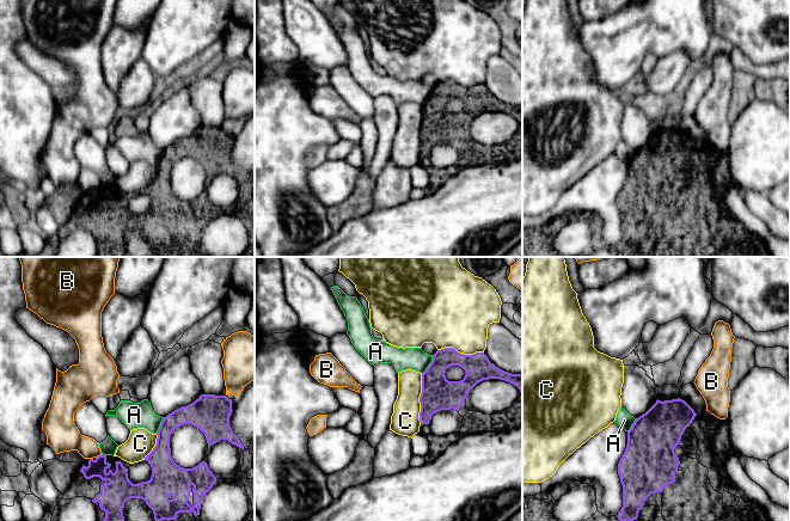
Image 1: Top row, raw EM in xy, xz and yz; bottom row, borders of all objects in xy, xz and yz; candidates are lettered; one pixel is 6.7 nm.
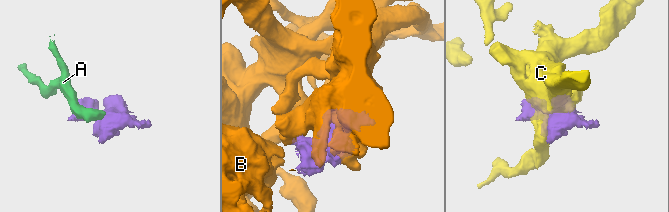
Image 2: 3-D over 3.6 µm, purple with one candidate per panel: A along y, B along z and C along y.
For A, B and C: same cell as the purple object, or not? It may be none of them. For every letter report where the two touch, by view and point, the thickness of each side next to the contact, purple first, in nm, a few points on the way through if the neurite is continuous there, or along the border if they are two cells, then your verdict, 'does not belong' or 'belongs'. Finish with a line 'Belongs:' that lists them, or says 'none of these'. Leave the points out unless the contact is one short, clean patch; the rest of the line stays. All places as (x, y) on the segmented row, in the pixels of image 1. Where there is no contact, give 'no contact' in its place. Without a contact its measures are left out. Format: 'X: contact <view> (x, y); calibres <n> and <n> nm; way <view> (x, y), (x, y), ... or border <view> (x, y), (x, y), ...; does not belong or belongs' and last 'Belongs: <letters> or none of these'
A: contact xz (429, 365); calibres 220 and 150 nm; border xz (434, 355), (422, 374); does not belong
B: contact xy (99, 455); calibres 160 and 180 nm; border xy (102, 454), (96, 458); does not belong
C: contact xz (420, 399); calibres 220 and 190 nm; does not belong
Belongs: none of these

